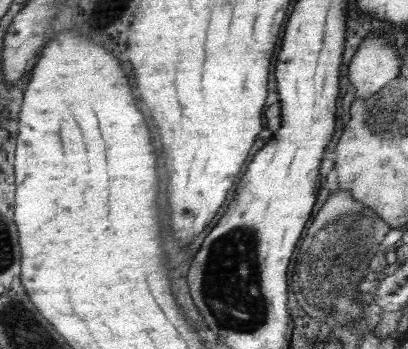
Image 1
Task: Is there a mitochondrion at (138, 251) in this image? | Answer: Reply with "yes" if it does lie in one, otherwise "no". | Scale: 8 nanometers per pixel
no

